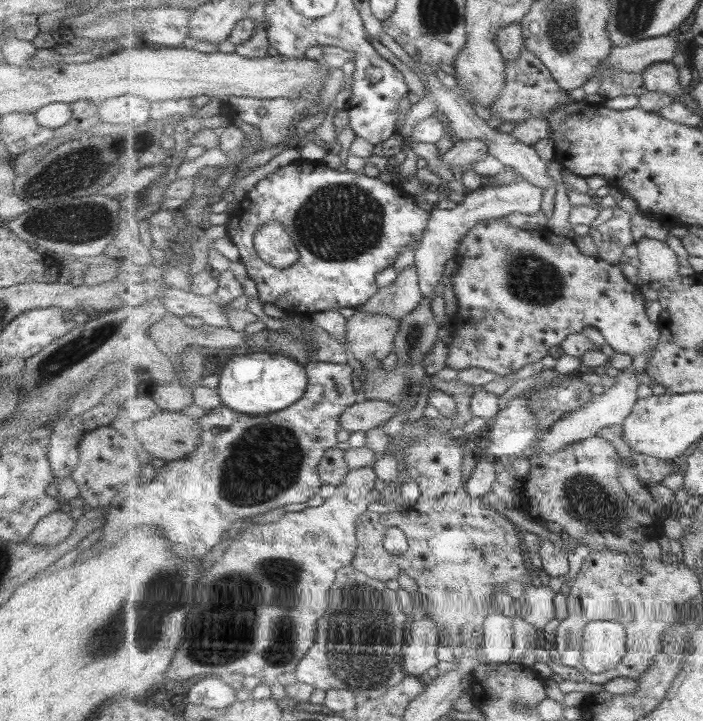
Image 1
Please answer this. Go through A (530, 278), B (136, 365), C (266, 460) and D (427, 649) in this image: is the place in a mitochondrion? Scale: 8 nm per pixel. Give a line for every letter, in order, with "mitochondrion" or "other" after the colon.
A: mitochondrion
B: other
C: mitochondrion
D: other

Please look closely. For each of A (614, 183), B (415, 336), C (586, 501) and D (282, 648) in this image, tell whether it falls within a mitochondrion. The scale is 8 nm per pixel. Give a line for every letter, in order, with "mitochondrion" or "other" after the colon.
A: other
B: mitochondrion
C: mitochondrion
D: mitochondrion

